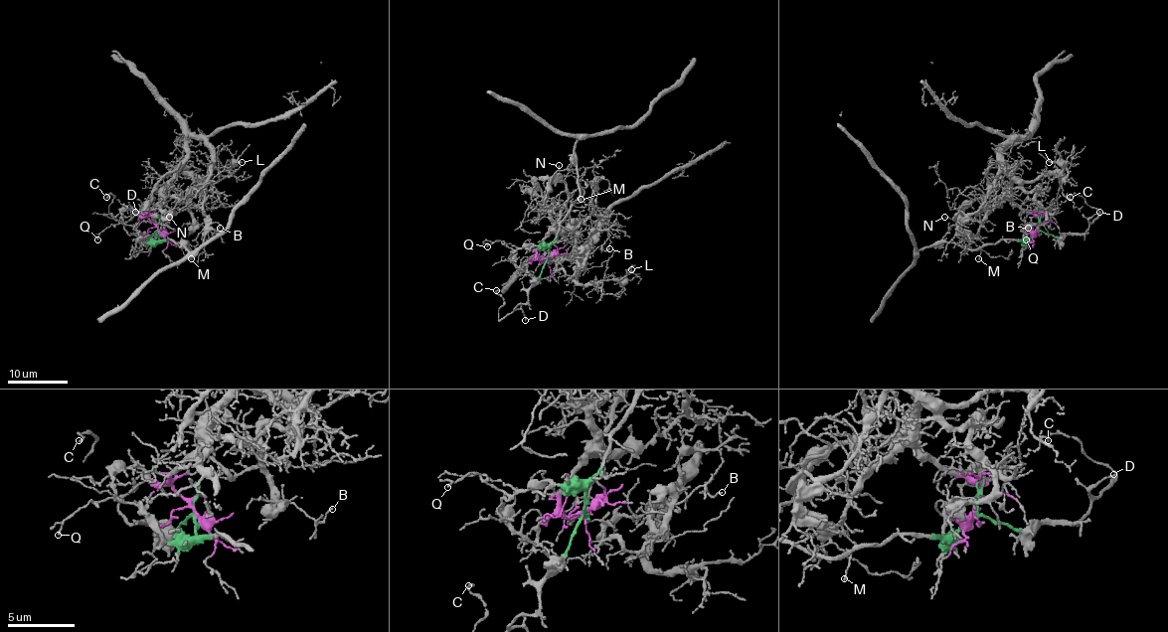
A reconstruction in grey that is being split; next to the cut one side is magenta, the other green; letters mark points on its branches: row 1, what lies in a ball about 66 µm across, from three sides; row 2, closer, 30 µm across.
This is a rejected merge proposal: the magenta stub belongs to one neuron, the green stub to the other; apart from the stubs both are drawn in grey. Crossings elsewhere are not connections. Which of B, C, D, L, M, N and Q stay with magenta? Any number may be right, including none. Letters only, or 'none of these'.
B, L, N

